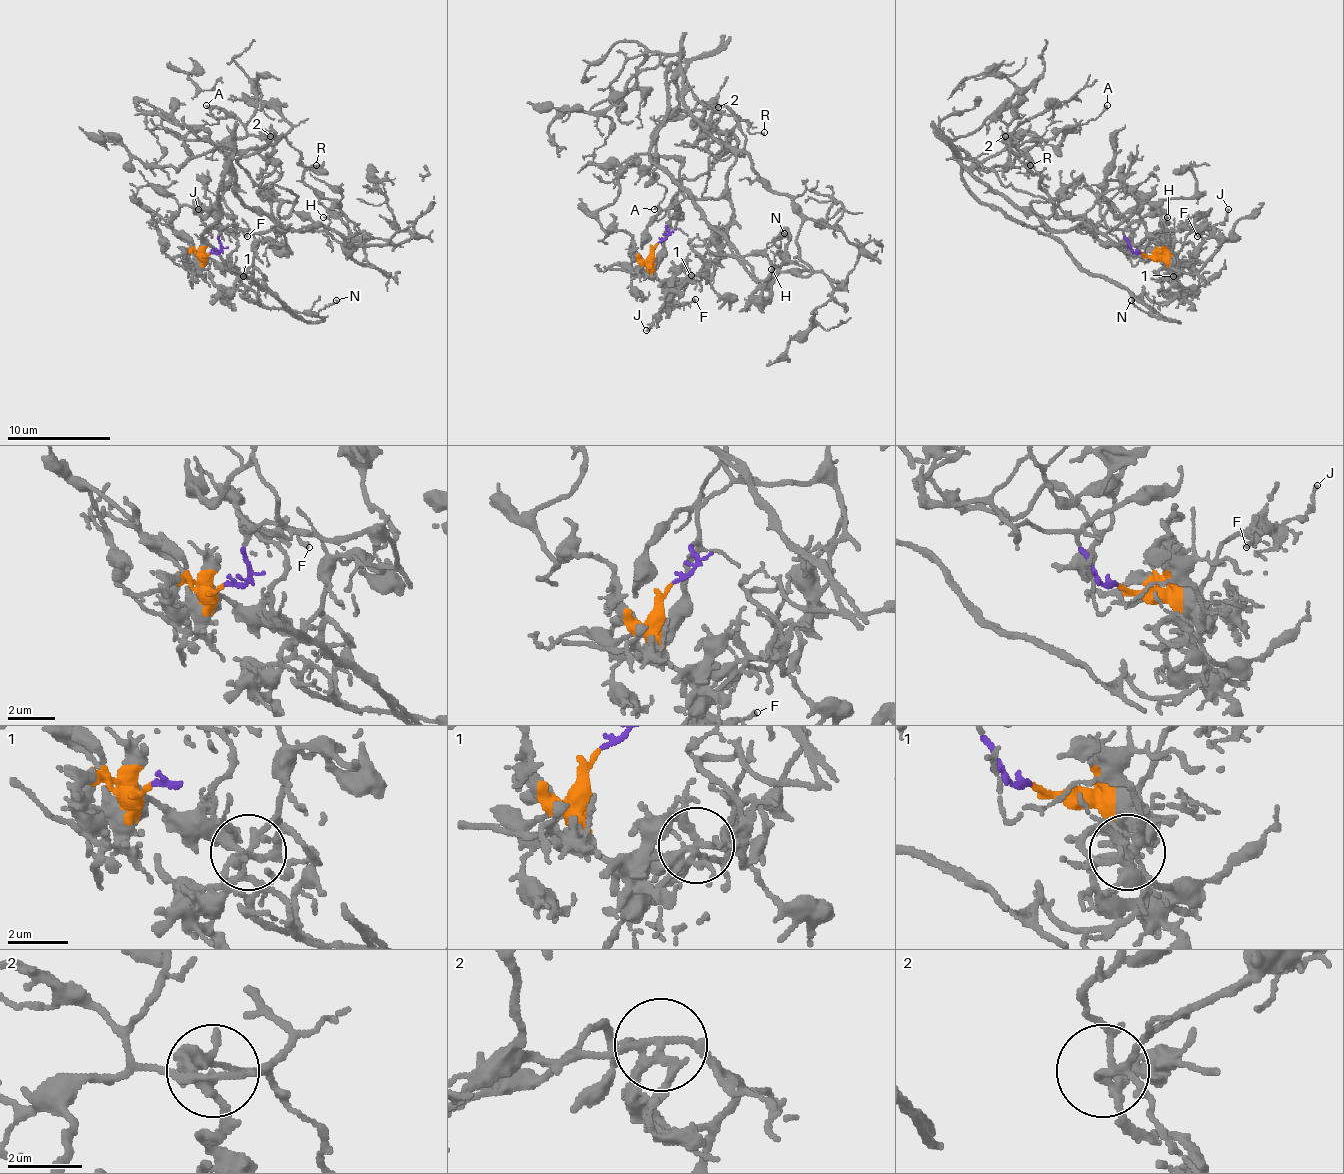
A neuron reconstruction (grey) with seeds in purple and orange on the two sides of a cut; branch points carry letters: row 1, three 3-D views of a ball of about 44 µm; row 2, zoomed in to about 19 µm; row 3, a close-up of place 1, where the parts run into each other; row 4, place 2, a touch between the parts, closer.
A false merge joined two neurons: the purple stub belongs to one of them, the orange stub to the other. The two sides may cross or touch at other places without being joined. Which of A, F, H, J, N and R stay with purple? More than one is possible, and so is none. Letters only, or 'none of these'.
A, H, R

